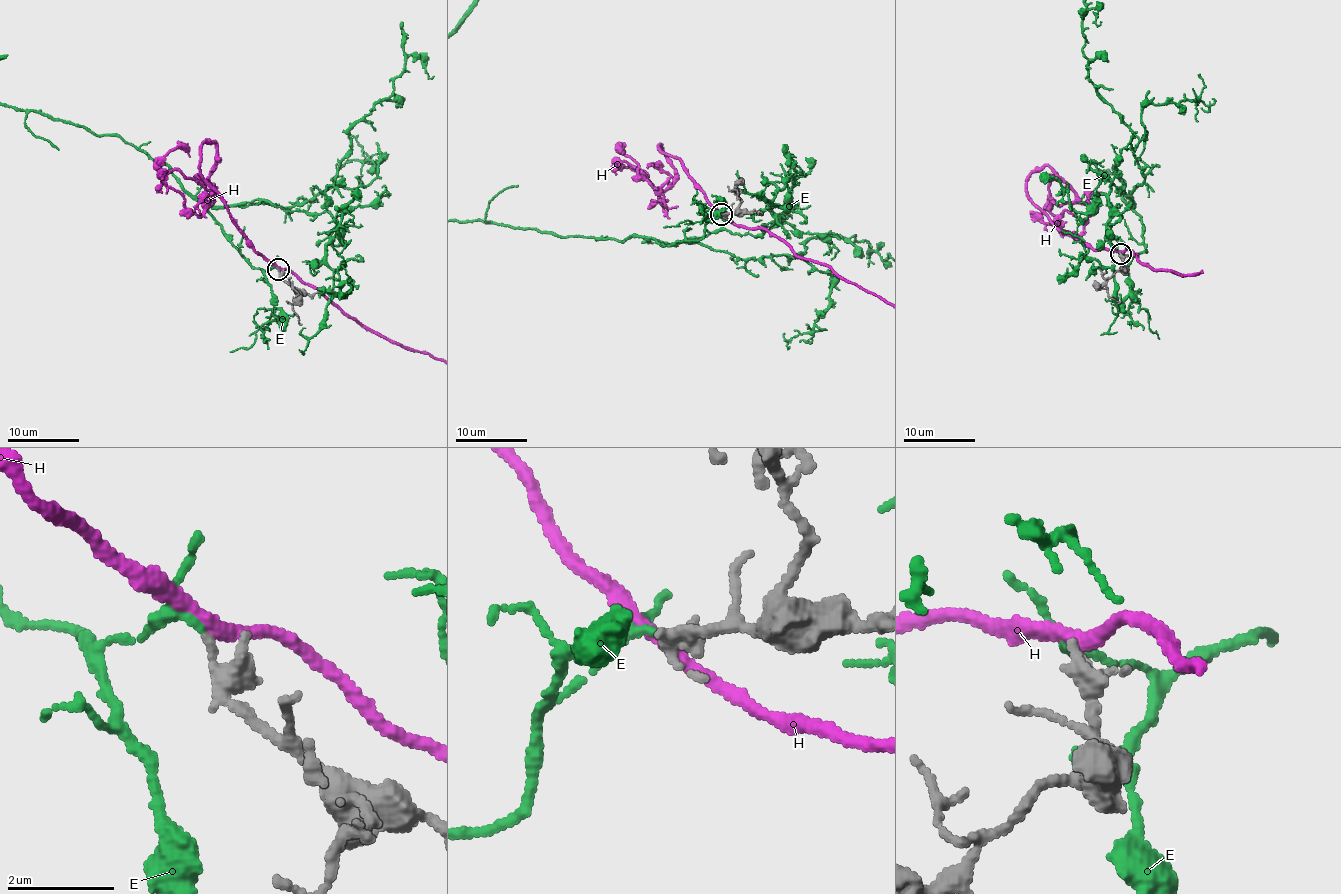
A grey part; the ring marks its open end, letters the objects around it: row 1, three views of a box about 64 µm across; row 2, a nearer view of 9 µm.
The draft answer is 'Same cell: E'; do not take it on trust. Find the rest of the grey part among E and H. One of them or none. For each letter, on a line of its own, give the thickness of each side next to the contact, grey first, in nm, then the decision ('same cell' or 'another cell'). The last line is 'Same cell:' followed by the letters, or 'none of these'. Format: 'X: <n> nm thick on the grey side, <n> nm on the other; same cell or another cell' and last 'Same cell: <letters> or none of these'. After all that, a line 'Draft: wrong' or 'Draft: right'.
E: 200 nm thick on the grey side, 150 nm on the other; same cell
H: 200 nm thick on the grey side, 260 nm on the other; another cell
Same cell: E
Draft: right

